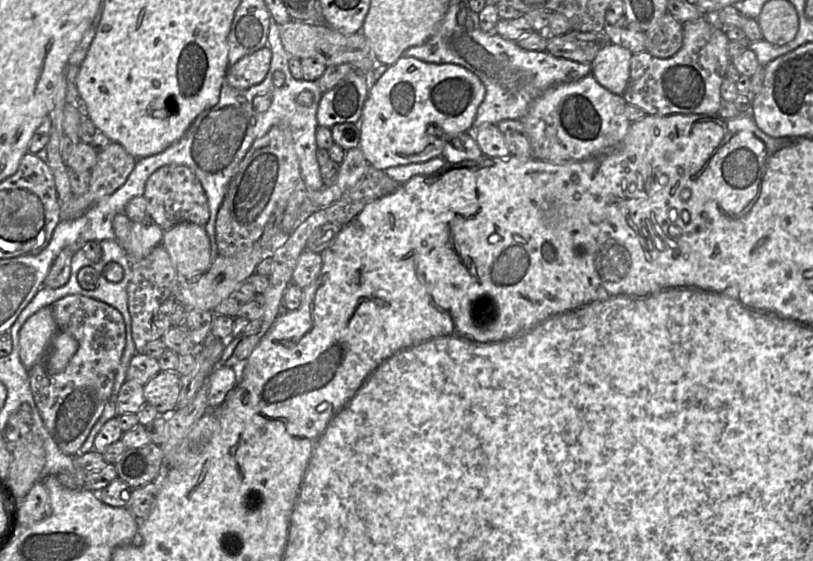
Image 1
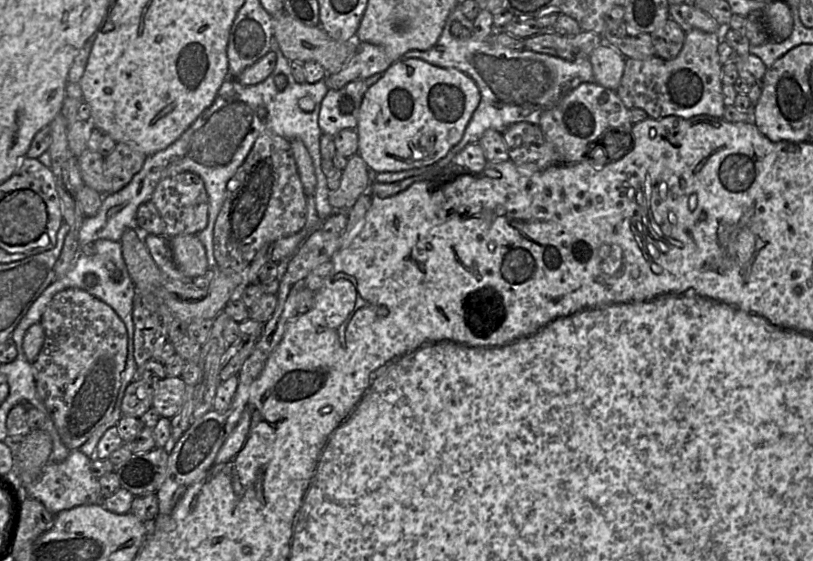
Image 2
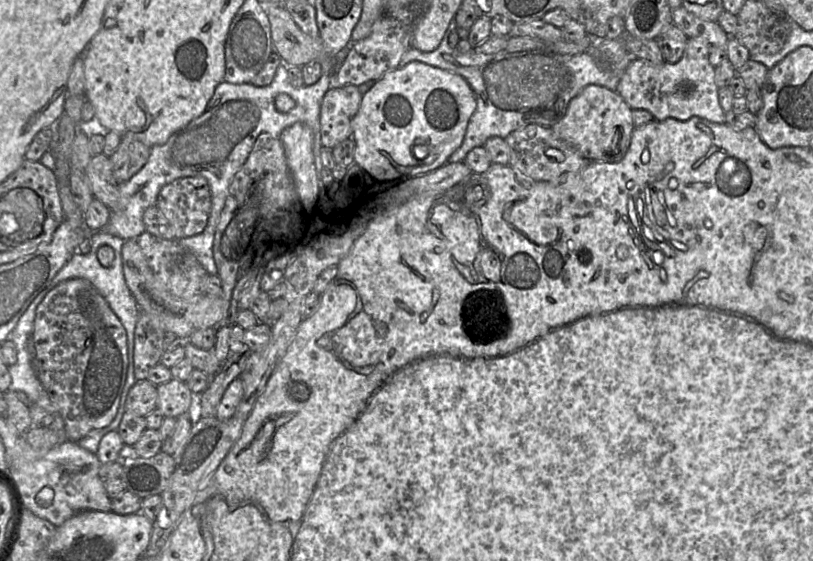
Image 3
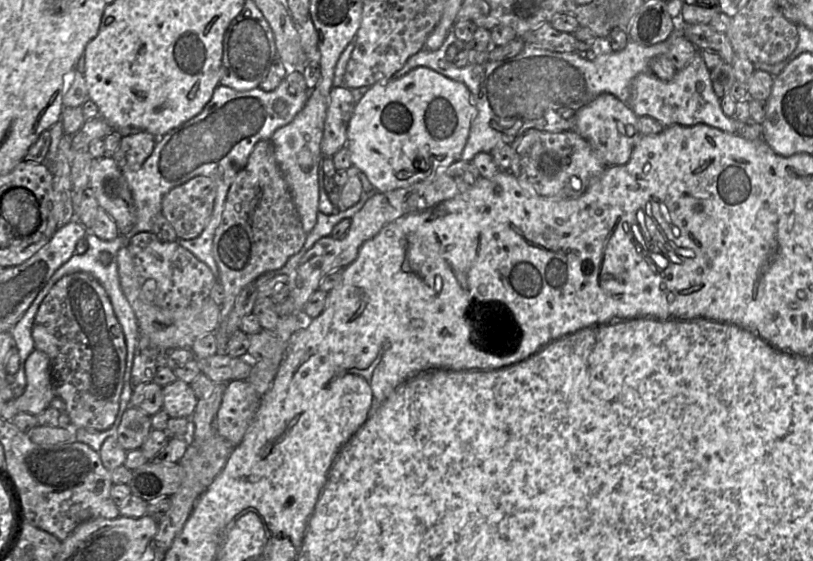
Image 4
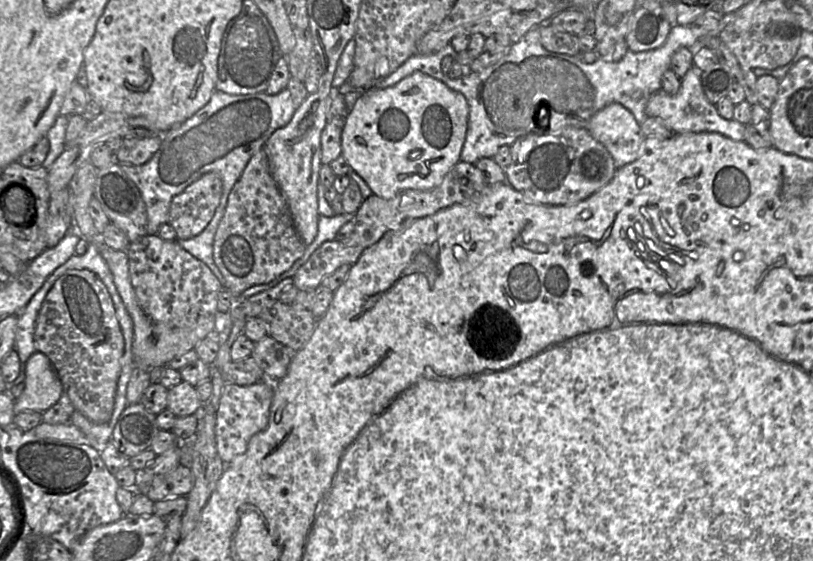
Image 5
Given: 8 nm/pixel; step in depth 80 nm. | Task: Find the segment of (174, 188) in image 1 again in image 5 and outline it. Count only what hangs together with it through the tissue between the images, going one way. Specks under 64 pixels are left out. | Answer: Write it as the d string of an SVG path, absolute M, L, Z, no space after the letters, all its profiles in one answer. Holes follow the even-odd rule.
M209 172L187 186L184 191L173 197L169 210L169 224L176 232L177 239L190 239L200 234L211 221L222 196L223 184L217 173Z

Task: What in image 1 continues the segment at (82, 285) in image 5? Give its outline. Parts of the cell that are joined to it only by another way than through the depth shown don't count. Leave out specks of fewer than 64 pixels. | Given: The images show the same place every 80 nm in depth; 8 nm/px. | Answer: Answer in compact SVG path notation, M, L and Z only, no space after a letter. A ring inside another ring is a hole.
M67 295L52 303L50 307L57 332L73 336L79 347L66 368L55 374L49 373L45 367L46 349L41 360L29 370L30 387L48 433L64 454L75 457L112 395L115 374L126 345L126 326L122 314L116 308L83 295Z

